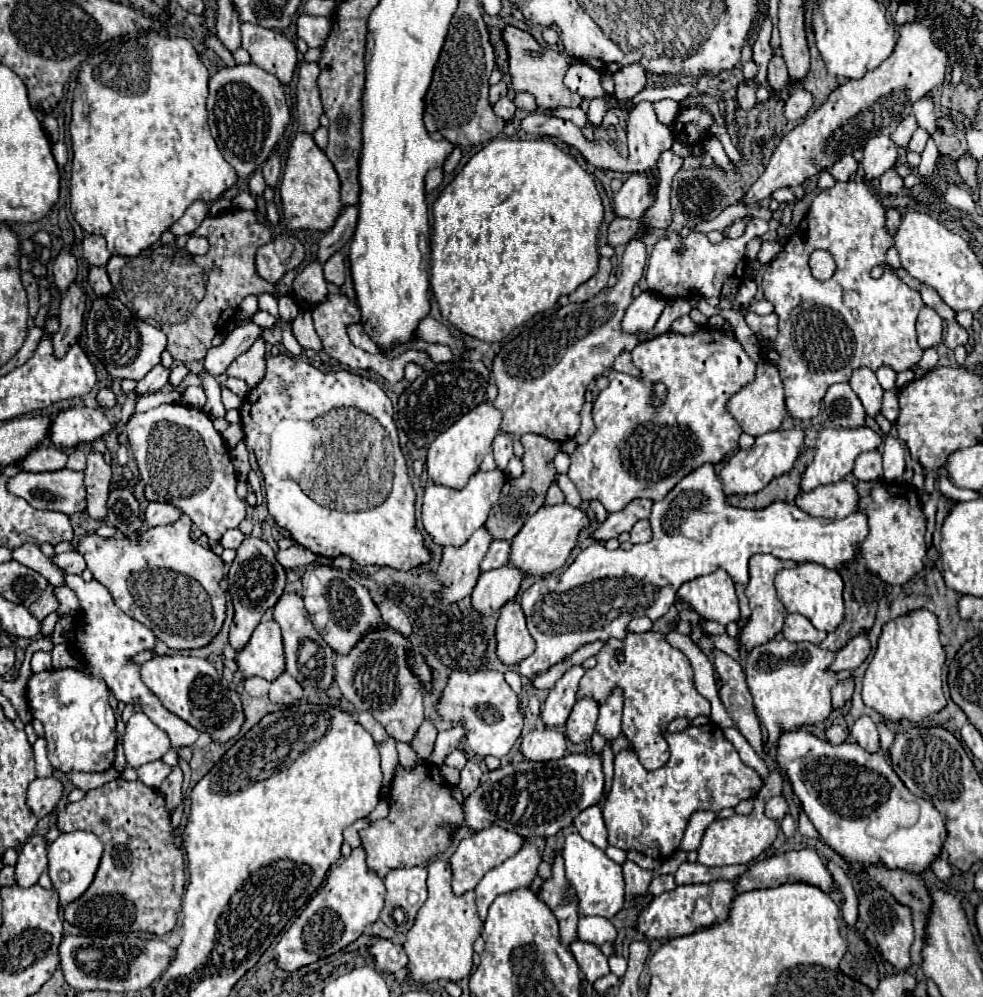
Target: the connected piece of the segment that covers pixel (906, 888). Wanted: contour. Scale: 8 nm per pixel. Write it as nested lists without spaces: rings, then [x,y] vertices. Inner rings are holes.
[[[874,863],[868,869],[862,871],[862,875],[878,887],[886,889],[900,905],[910,907],[912,911],[912,921],[914,921],[914,931],[916,931],[916,941],[910,949],[914,965],[922,963],[922,949],[926,945],[926,925],[932,913],[932,895],[930,887],[918,873],[908,873],[904,869],[888,869],[882,863]]]

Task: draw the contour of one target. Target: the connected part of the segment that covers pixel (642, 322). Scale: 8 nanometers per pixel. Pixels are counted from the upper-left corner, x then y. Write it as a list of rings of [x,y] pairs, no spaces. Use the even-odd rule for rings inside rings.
[[[644,291],[640,293],[628,307],[624,319],[622,319],[622,329],[628,331],[628,333],[646,333],[650,331],[660,313],[664,311],[666,307],[666,299],[664,297],[658,297],[658,293],[650,293],[650,291]]]

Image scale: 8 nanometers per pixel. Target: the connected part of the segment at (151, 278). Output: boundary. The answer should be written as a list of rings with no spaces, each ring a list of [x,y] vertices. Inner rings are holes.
[[[234,211],[222,217],[208,217],[194,231],[194,235],[206,237],[210,241],[210,251],[204,257],[188,255],[188,265],[170,265],[170,261],[158,261],[158,245],[152,245],[136,257],[114,255],[106,265],[116,297],[124,303],[128,291],[134,293],[132,307],[138,319],[164,331],[168,335],[166,349],[174,359],[184,363],[206,357],[214,335],[220,333],[220,329],[236,315],[238,305],[246,295],[272,293],[274,289],[256,273],[256,251],[272,241],[272,231],[268,225],[258,221],[254,211]],[[190,293],[196,295],[192,297],[192,313]]]

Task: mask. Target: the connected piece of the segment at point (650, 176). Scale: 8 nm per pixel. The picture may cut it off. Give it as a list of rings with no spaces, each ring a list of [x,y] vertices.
[[[658,171],[632,173],[614,197],[616,215],[628,217],[628,219],[638,219],[652,205],[658,181],[660,181]]]

